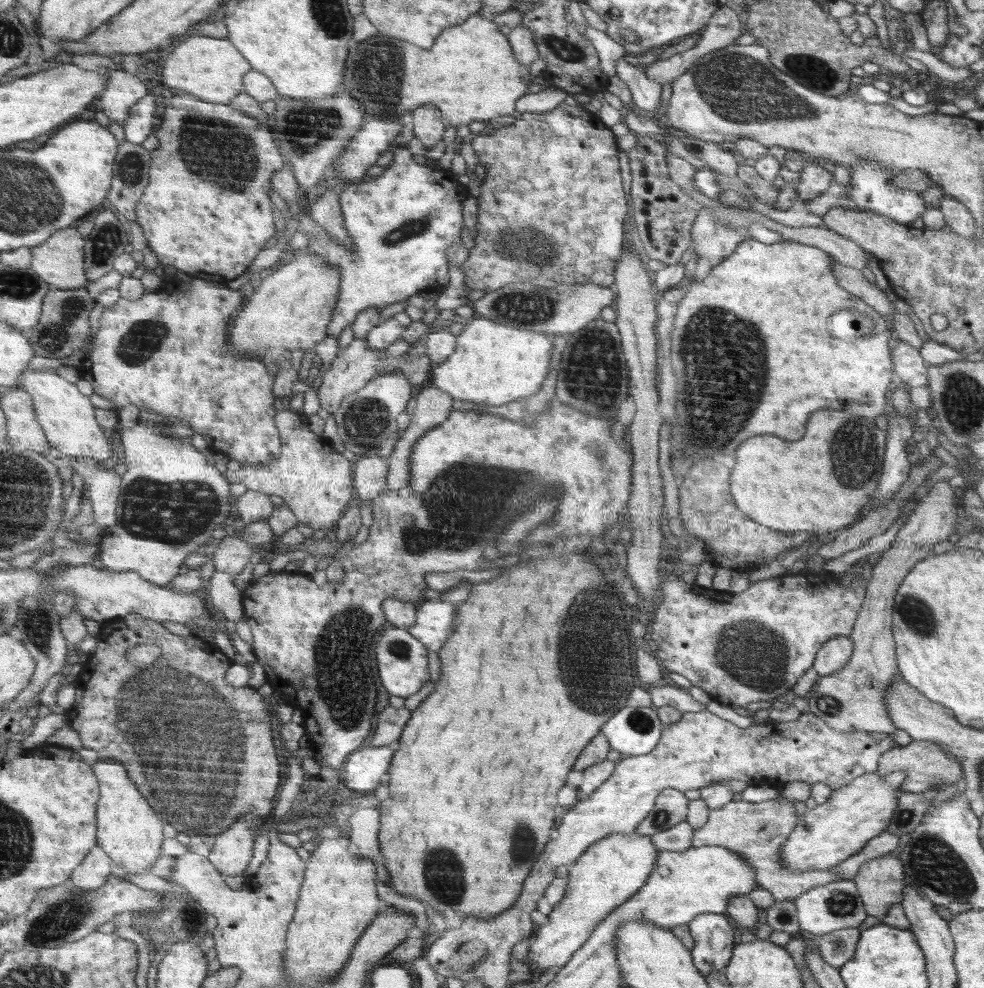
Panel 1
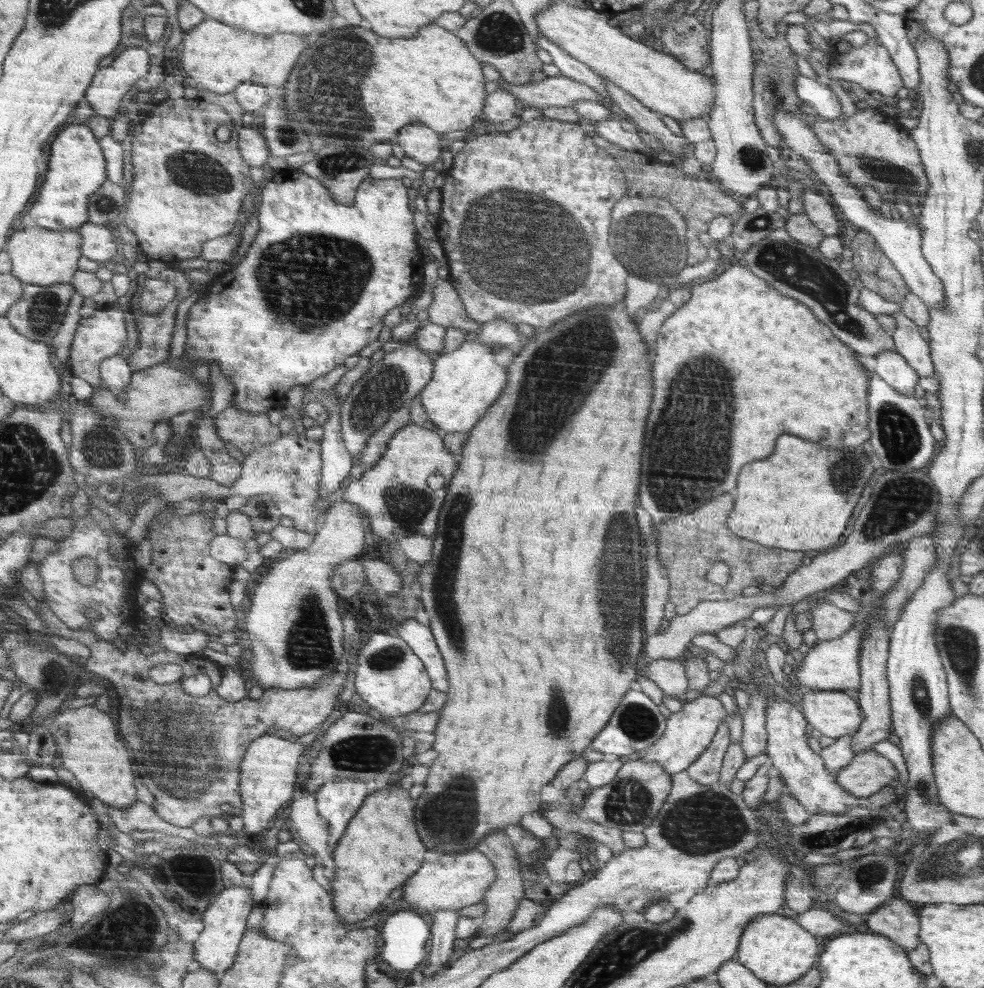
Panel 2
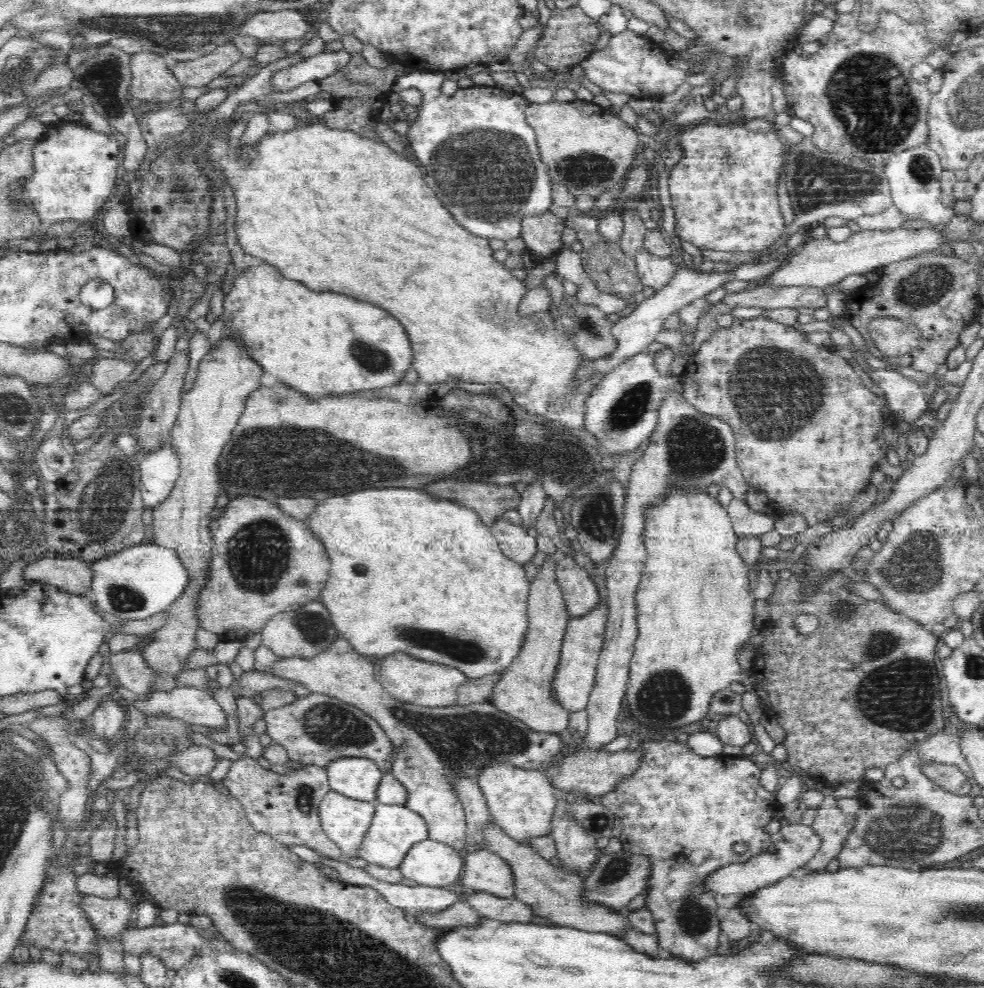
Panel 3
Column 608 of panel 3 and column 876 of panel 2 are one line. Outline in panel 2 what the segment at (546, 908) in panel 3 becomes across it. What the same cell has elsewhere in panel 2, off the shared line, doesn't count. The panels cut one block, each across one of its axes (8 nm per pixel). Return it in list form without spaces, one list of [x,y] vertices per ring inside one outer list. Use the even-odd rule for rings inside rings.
[[[890,898],[866,915],[866,926],[874,933],[889,937],[896,944],[914,950],[920,942],[920,916],[915,906],[903,899]]]

